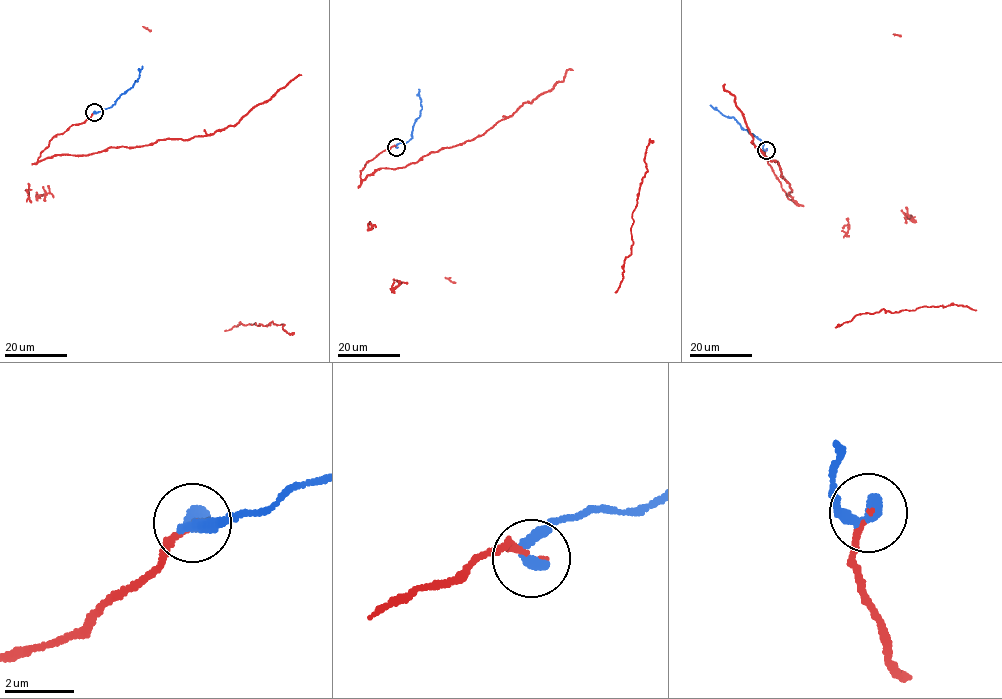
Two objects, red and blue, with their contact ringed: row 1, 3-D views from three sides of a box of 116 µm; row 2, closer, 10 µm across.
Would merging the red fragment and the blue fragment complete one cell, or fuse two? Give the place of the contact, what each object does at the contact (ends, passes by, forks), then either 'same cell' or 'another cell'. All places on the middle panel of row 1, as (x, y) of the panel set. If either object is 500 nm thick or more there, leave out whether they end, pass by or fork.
(396, 147) | red ends | blue ends | same cell

